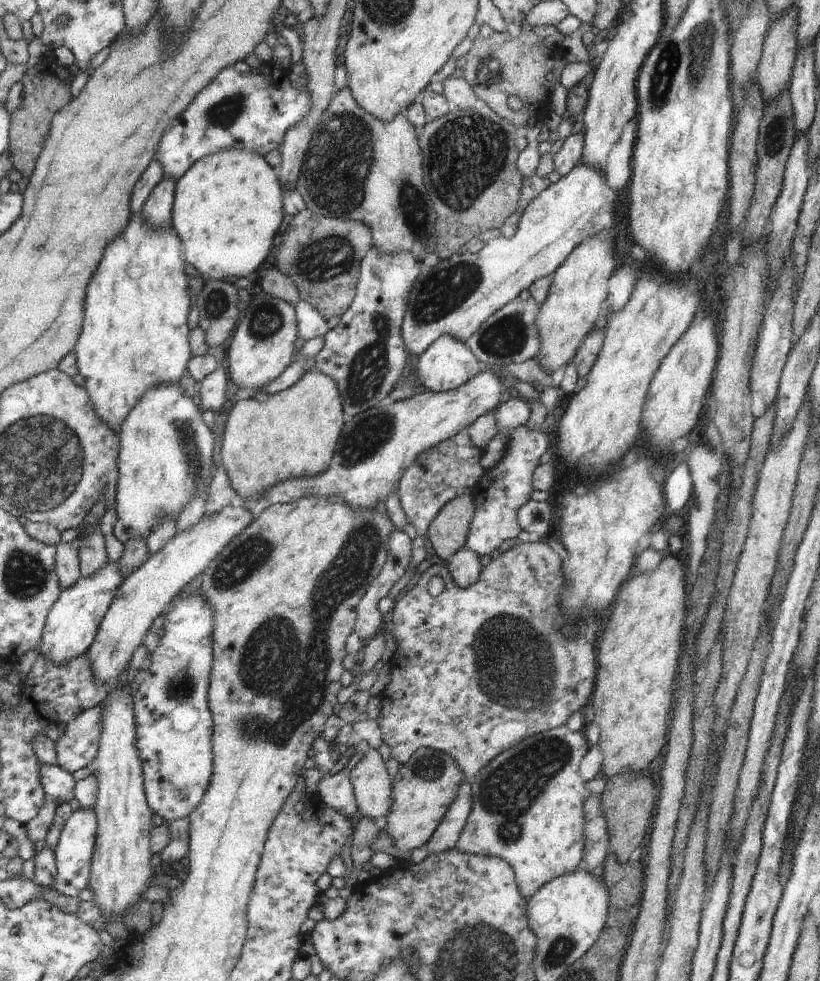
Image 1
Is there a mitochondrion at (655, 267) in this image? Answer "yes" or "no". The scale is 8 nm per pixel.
no

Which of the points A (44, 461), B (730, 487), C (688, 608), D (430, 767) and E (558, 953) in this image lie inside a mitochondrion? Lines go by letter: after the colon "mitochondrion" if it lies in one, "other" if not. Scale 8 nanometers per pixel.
A: mitochondrion
B: other
C: other
D: mitochondrion
E: mitochondrion

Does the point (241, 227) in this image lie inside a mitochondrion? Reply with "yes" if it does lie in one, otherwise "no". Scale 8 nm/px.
no

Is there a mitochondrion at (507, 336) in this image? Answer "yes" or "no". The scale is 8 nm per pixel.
yes

